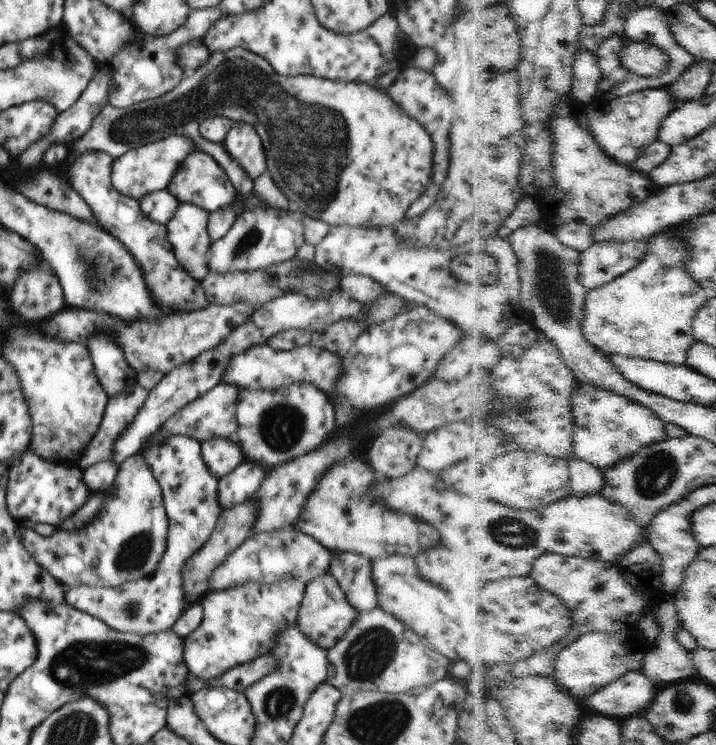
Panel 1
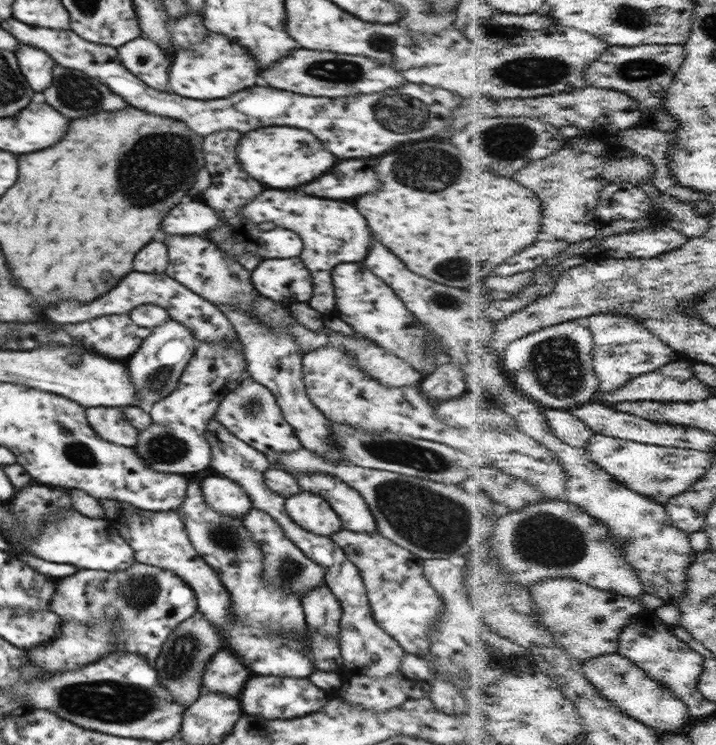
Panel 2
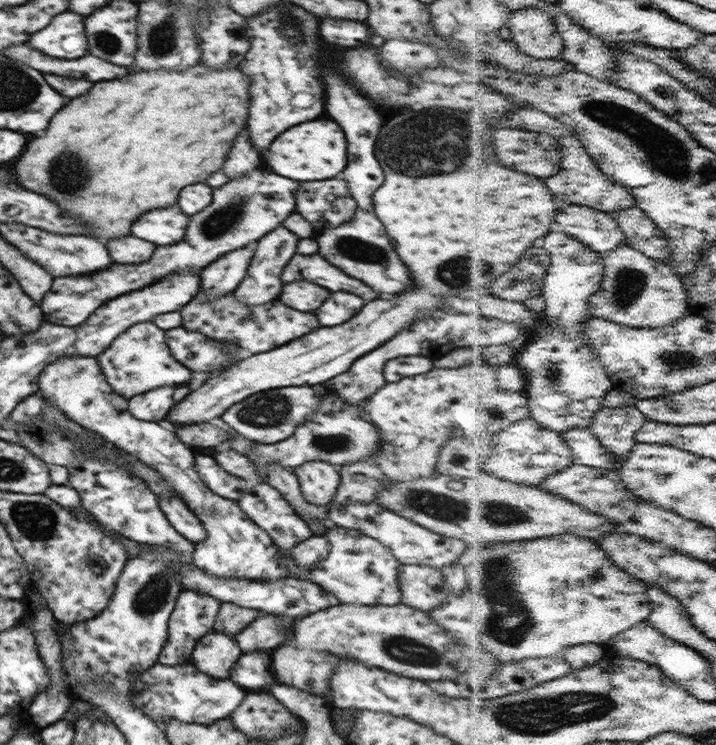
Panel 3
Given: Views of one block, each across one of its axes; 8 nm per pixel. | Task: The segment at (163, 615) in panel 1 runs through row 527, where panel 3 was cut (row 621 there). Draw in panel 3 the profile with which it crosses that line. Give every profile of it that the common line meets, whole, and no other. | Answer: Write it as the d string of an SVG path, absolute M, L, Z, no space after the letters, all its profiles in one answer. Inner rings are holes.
M183 590L178 595L172 616L170 616L168 638L162 652L160 652L158 663L172 667L190 662L198 639L202 638L206 633L212 632L221 603L210 595L198 593L198 591Z

